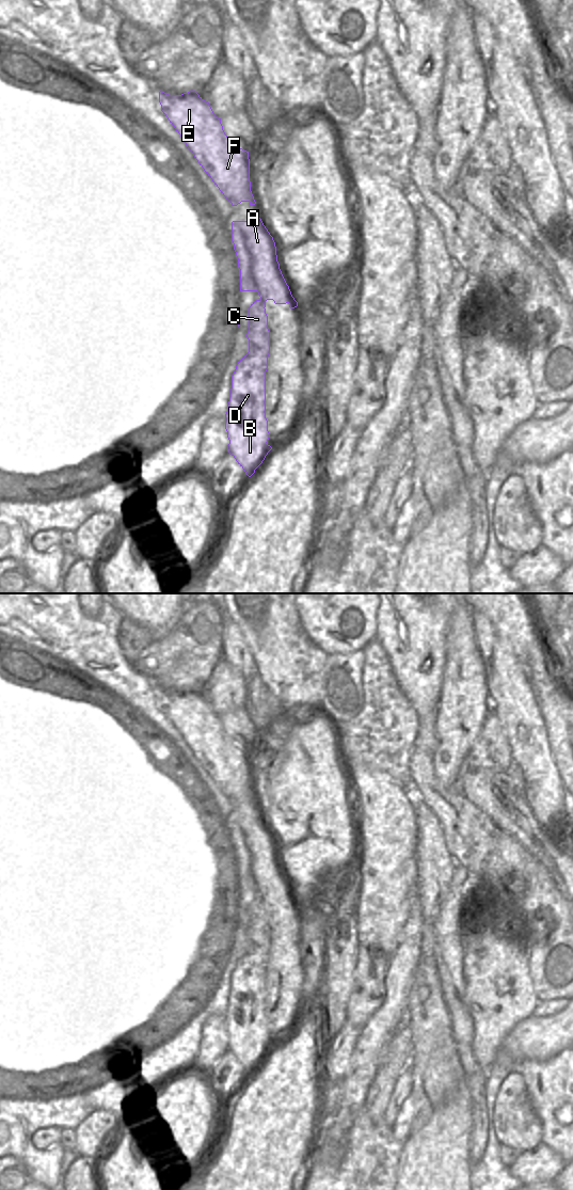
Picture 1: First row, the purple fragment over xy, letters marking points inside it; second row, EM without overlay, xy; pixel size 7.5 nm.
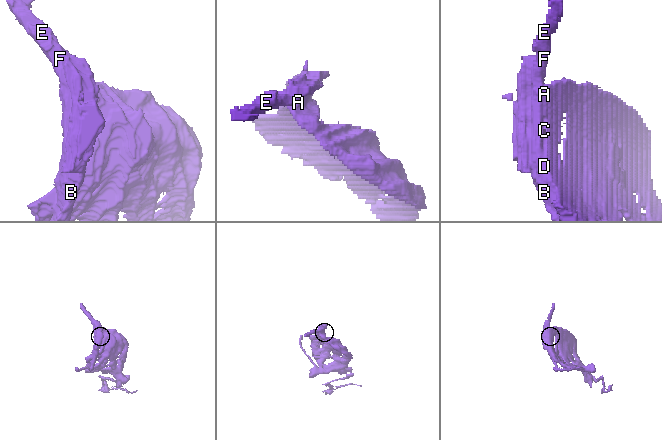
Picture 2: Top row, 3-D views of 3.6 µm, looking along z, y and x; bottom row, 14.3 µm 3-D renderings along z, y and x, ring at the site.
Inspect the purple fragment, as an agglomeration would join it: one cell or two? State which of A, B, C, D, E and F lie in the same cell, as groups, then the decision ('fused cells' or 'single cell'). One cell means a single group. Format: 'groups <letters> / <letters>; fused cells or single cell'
groups A / B C D E F; fused cells

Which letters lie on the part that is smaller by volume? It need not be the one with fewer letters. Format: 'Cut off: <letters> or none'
Cut off: B, C, D, E, F

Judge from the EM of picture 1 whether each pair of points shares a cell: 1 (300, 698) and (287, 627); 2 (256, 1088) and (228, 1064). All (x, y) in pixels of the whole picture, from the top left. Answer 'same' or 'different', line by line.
1: same
2: different

